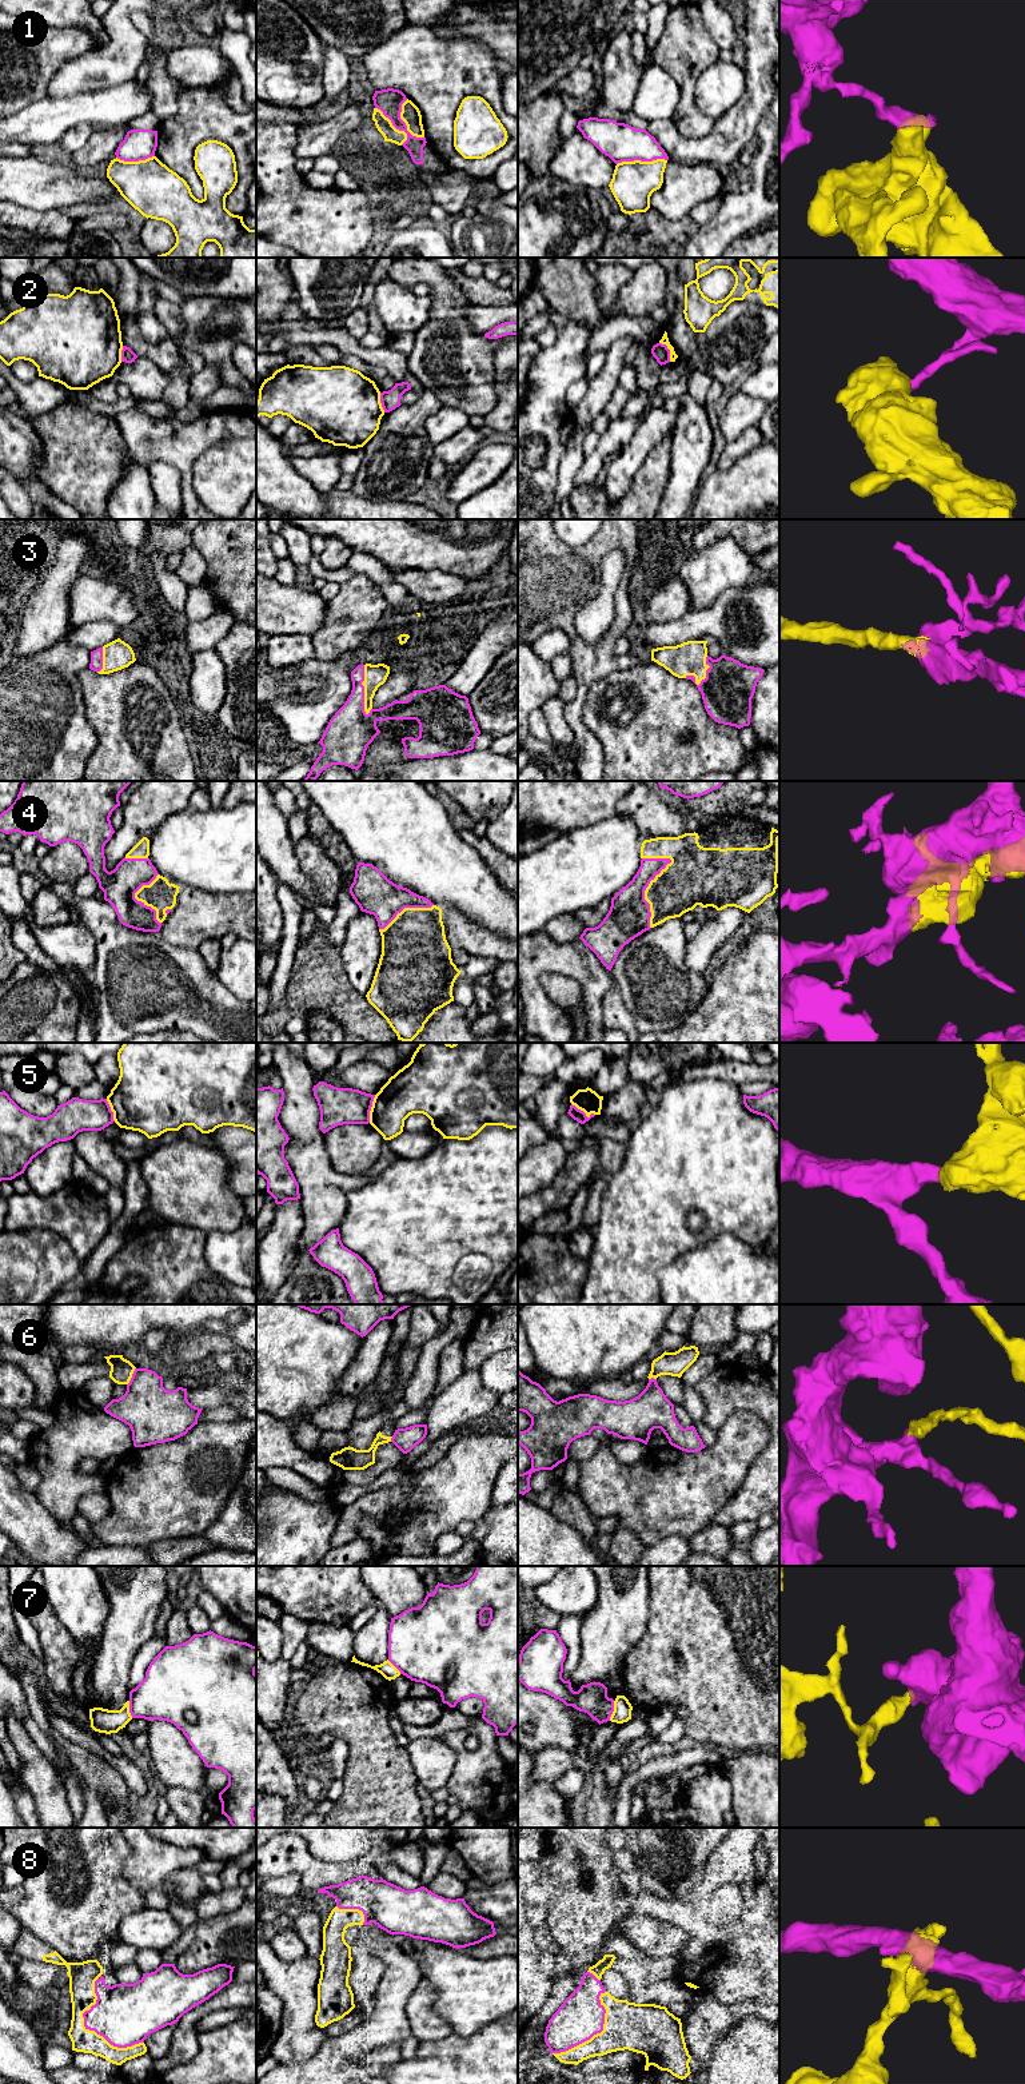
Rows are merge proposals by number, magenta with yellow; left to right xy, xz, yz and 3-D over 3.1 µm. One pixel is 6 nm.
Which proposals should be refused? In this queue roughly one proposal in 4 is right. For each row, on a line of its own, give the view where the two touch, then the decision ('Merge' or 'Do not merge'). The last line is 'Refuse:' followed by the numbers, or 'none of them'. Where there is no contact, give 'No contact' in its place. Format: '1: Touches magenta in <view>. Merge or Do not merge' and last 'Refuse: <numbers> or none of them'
1: Touches magenta in xz. Do not merge
2: Touches magenta in yz. Do not merge
3: Touches magenta in xz. Merge
4: Touches magenta in yz. Merge
5: Touches magenta in xz. Do not merge
6: Touches magenta in xy. Do not merge
7: Touches magenta in yz. Do not merge
8: Touches magenta in xy. Merge
Refuse: 1, 2, 5, 6, 7

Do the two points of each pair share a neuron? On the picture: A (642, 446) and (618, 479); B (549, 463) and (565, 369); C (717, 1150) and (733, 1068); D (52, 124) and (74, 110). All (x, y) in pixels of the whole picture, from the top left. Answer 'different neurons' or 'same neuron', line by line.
A: same neuron
B: same neuron
C: different neurons
D: same neuron

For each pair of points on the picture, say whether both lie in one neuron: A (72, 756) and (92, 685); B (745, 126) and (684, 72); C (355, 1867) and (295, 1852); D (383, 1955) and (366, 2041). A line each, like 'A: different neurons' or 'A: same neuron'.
A: different neurons
B: different neurons
C: same neuron
D: same neuron

